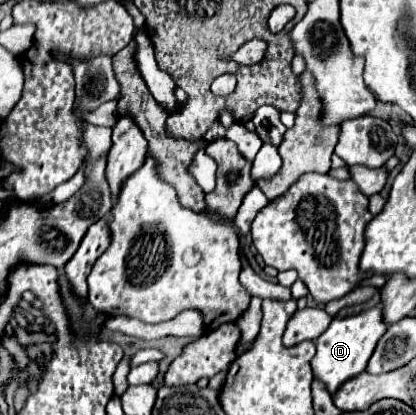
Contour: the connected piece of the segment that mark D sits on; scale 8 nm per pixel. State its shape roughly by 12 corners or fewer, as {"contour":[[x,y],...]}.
{"contour":[[383,304],[333,318],[313,374],[335,392],[387,332]]}

